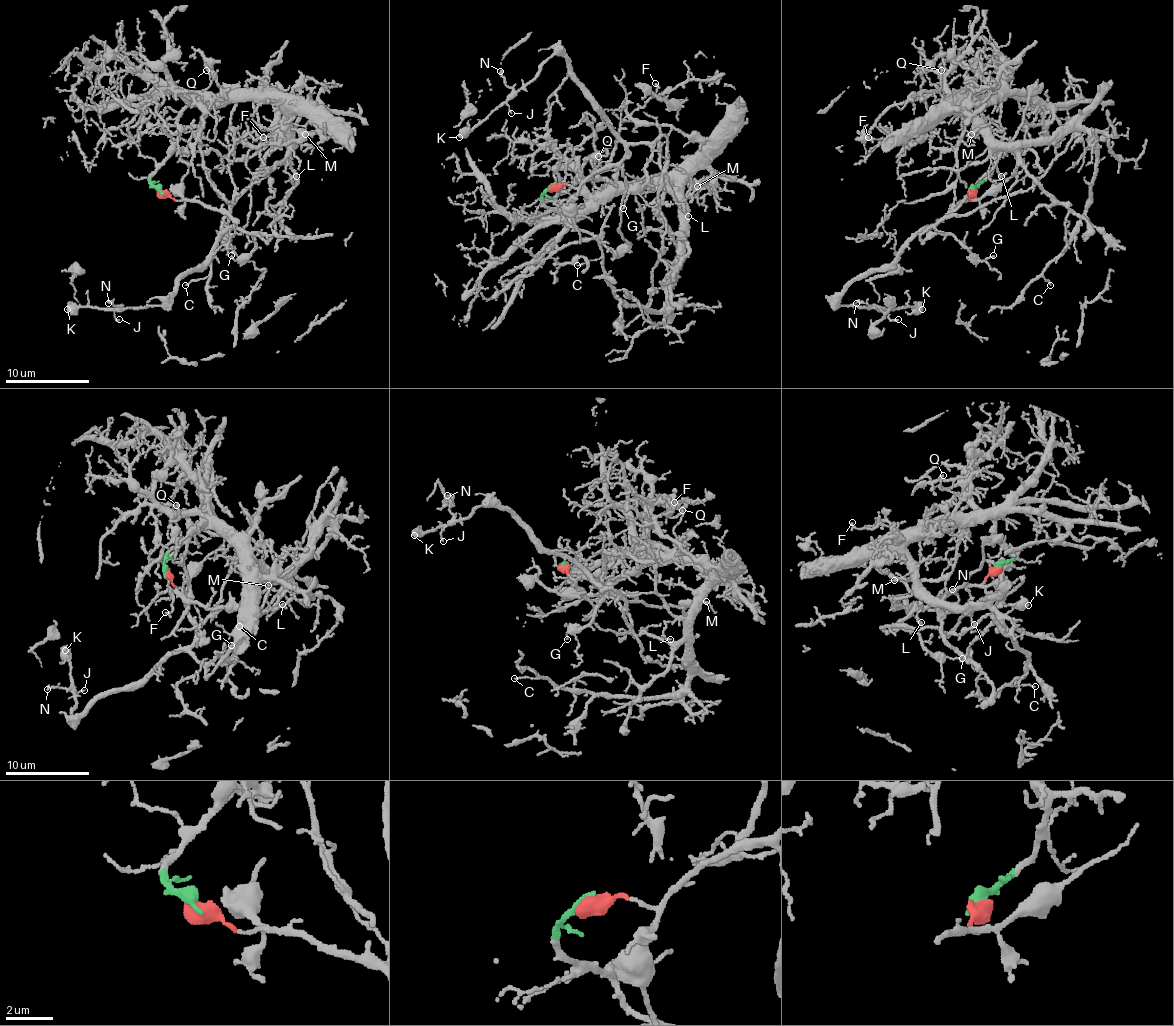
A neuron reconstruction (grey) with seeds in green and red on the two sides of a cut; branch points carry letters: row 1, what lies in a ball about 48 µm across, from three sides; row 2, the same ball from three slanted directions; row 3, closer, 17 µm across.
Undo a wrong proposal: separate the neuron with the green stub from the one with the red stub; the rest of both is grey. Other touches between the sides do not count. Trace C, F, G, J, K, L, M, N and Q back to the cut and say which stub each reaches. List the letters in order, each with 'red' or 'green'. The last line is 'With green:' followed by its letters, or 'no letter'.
C: green
F: green
G: red
J: red
K: red
L: green
M: green
N: red
Q: green
With green: C, F, L, M, Q

